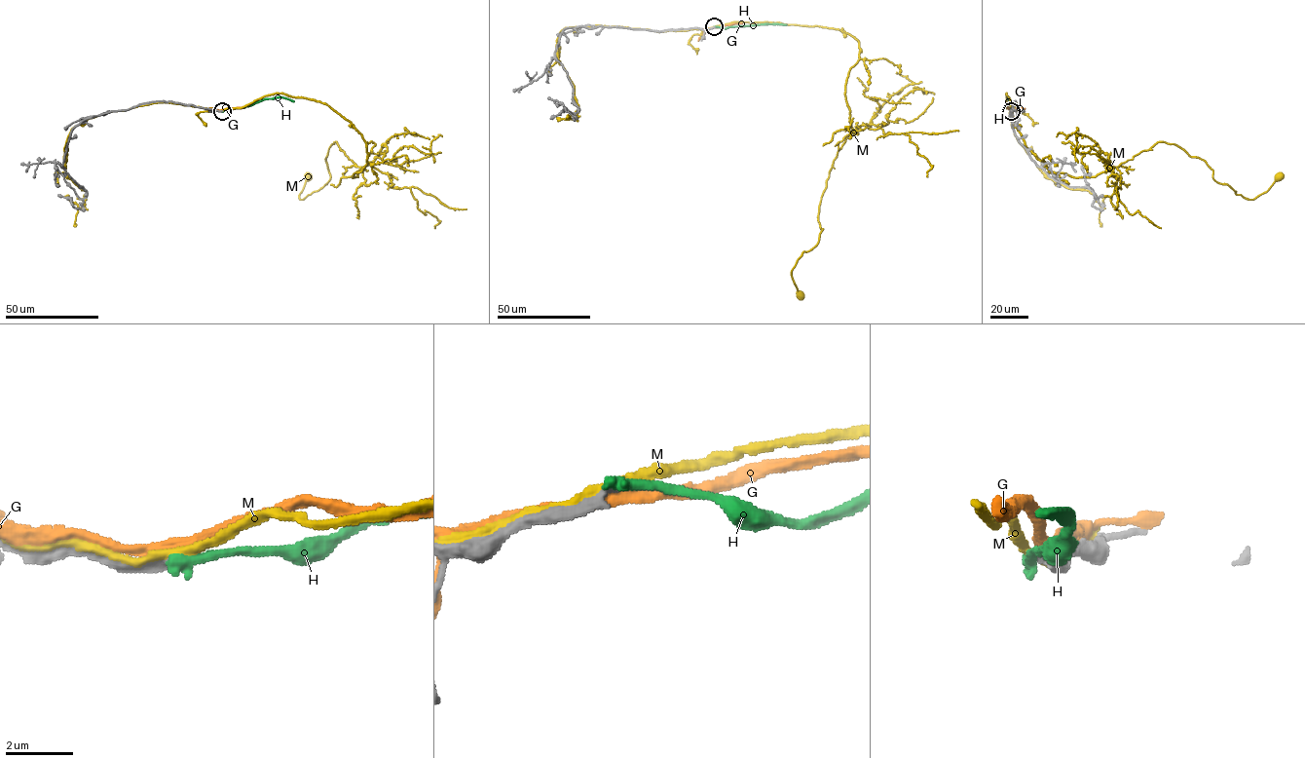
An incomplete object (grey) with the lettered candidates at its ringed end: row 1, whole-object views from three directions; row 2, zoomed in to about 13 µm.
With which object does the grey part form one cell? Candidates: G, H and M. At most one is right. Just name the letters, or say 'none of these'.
none of these

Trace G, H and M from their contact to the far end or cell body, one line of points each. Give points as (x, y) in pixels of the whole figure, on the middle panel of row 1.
G: (713, 27), (742, 23)
H: (714, 26), (786, 24)
M: (710, 28), (817, 25), (858, 42), (845, 86), (853, 131), (821, 199), (818, 243), (791, 272), (800, 294)

